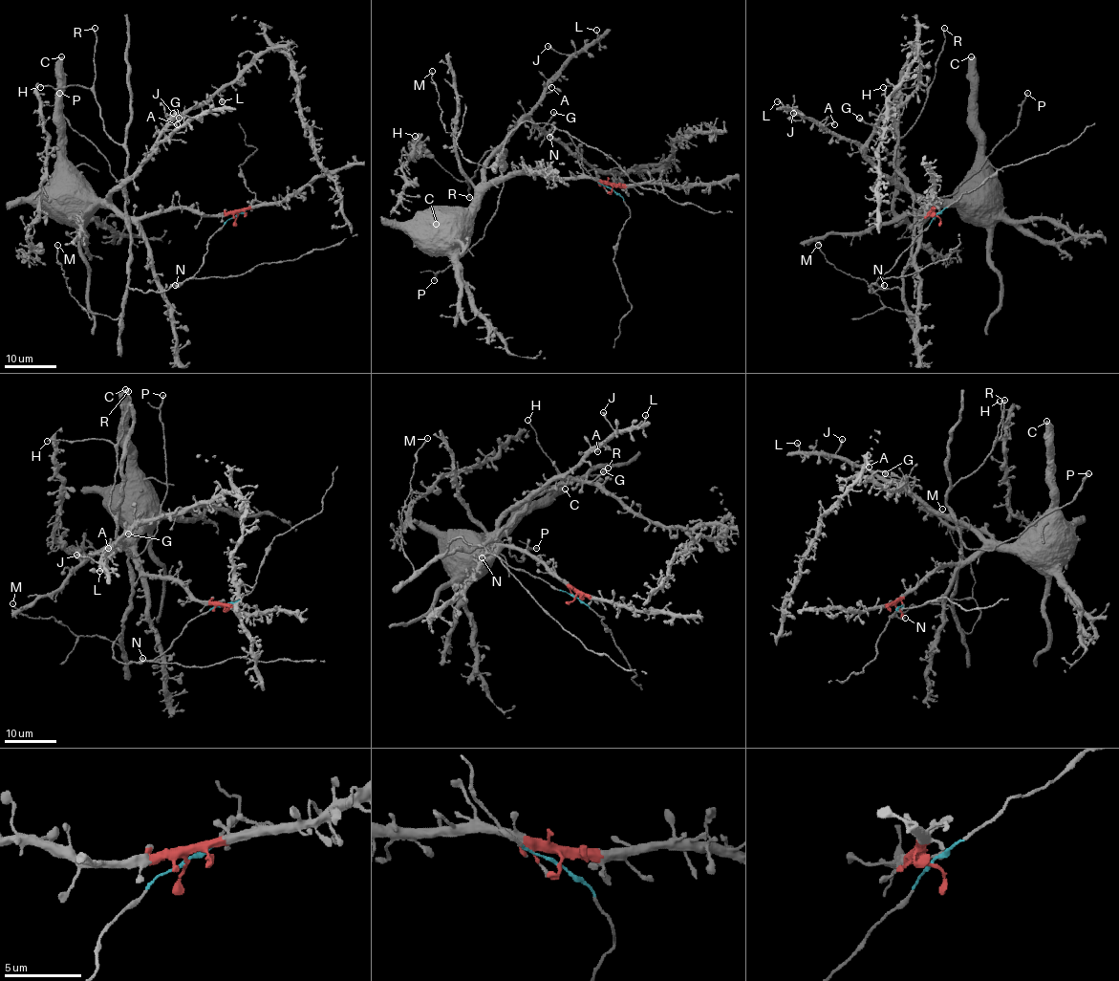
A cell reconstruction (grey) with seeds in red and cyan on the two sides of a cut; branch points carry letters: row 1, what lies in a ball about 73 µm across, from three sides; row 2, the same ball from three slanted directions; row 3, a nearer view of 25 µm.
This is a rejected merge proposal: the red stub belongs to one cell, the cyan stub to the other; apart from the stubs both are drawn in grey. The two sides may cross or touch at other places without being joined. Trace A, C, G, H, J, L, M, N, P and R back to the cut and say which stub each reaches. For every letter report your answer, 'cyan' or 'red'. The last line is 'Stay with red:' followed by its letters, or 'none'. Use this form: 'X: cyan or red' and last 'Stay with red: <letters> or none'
A: red
C: red
G: red
H: cyan
J: red
L: red
M: cyan
N: cyan
P: cyan
R: cyan
Stay with red: A, C, G, J, L

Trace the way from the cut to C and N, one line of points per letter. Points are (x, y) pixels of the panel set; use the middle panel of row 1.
C: (612, 189), (611, 185), (584, 177), (515, 173), (501, 176), (454, 226), (433, 230), (437, 225)
N: (612, 189), (604, 186), (584, 168), (579, 148), (565, 132), (557, 129), (548, 137)

